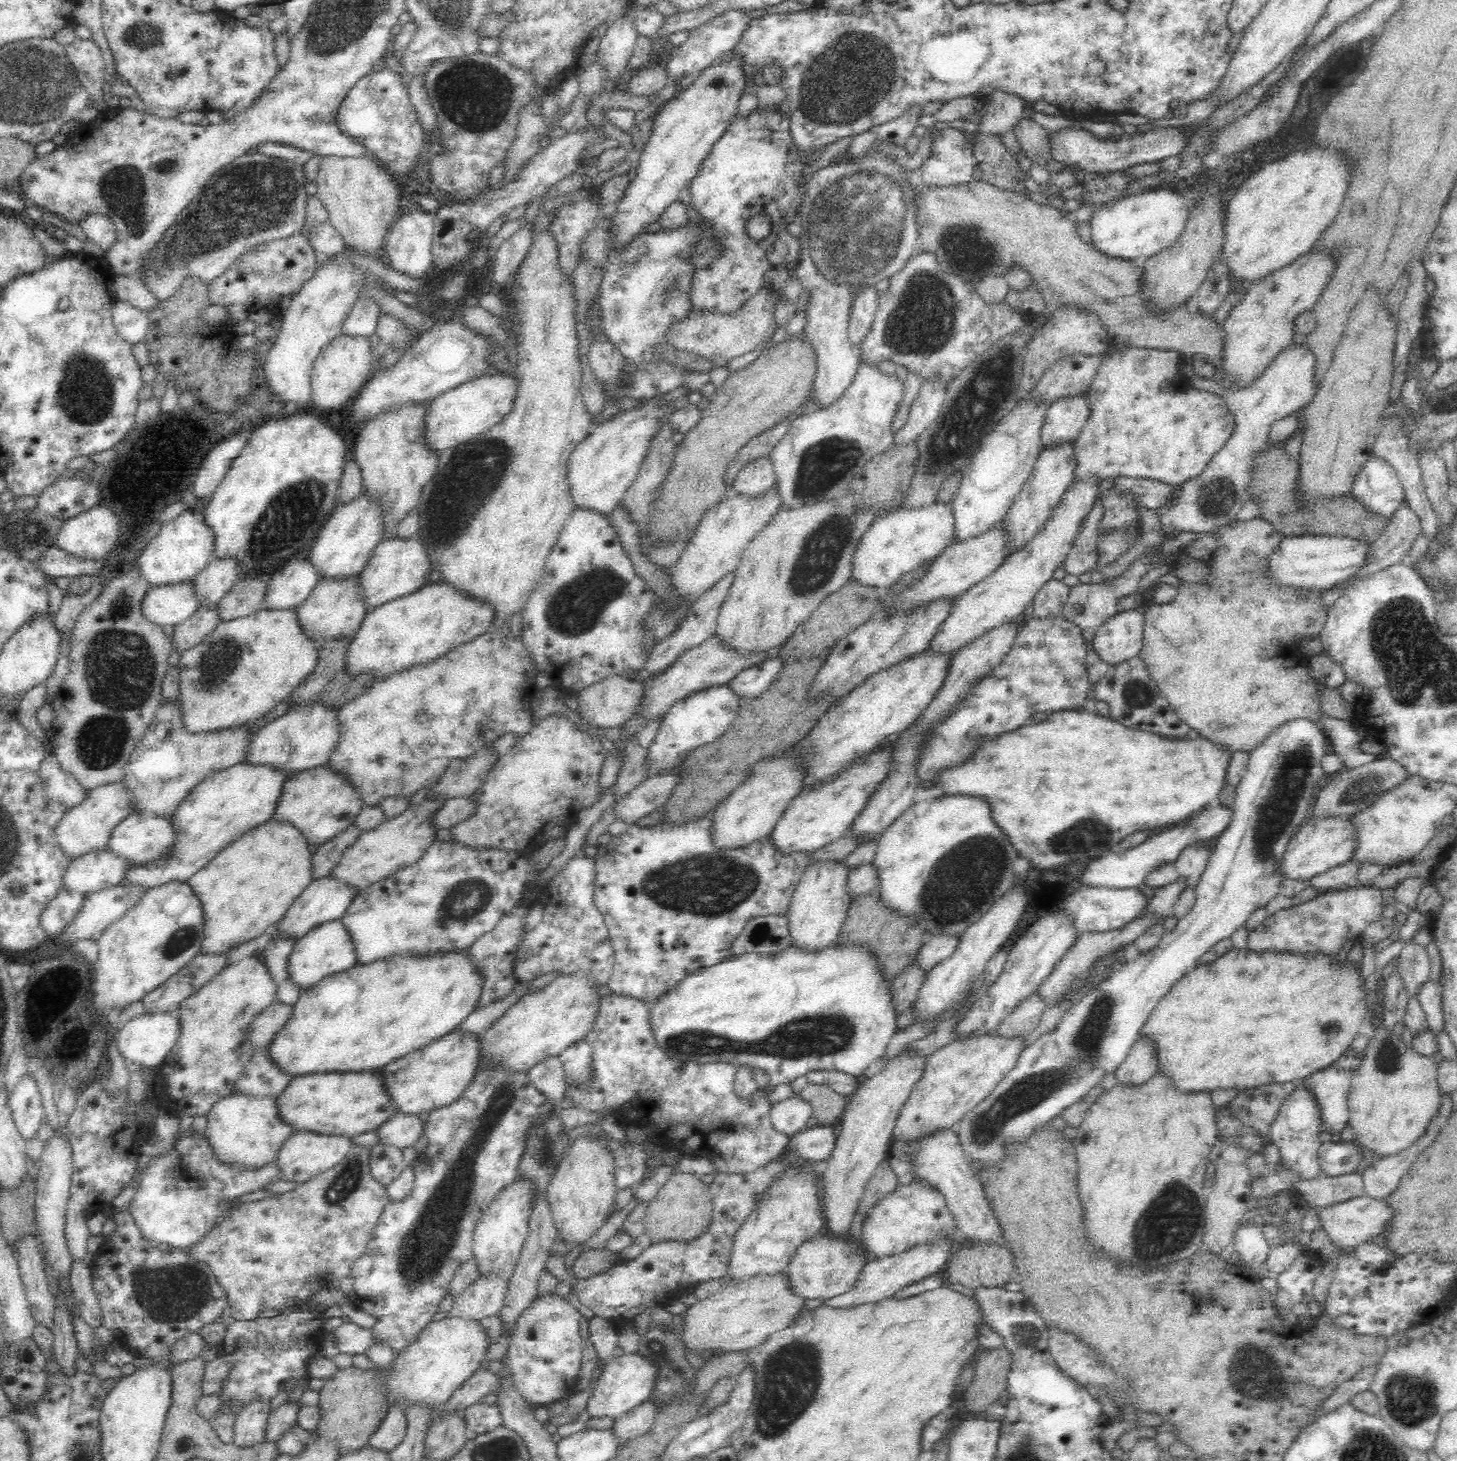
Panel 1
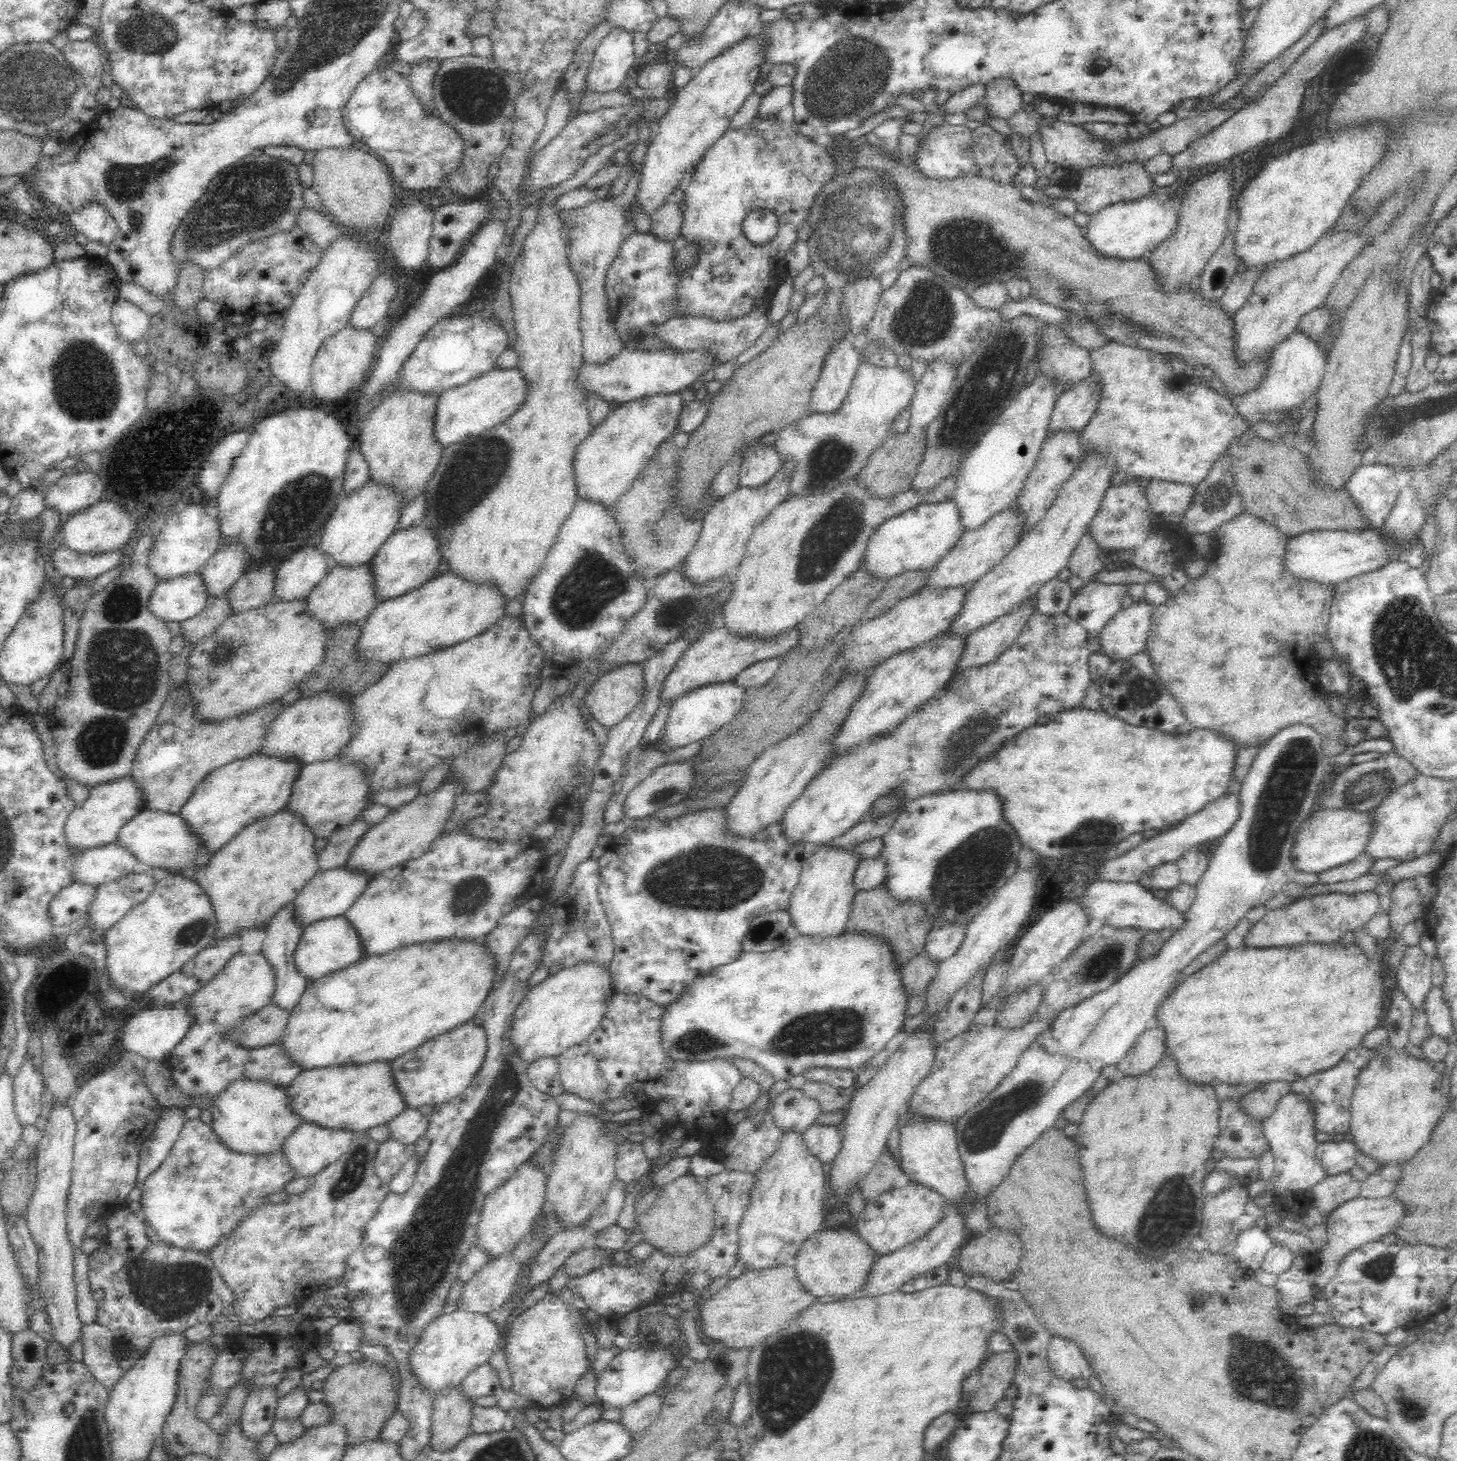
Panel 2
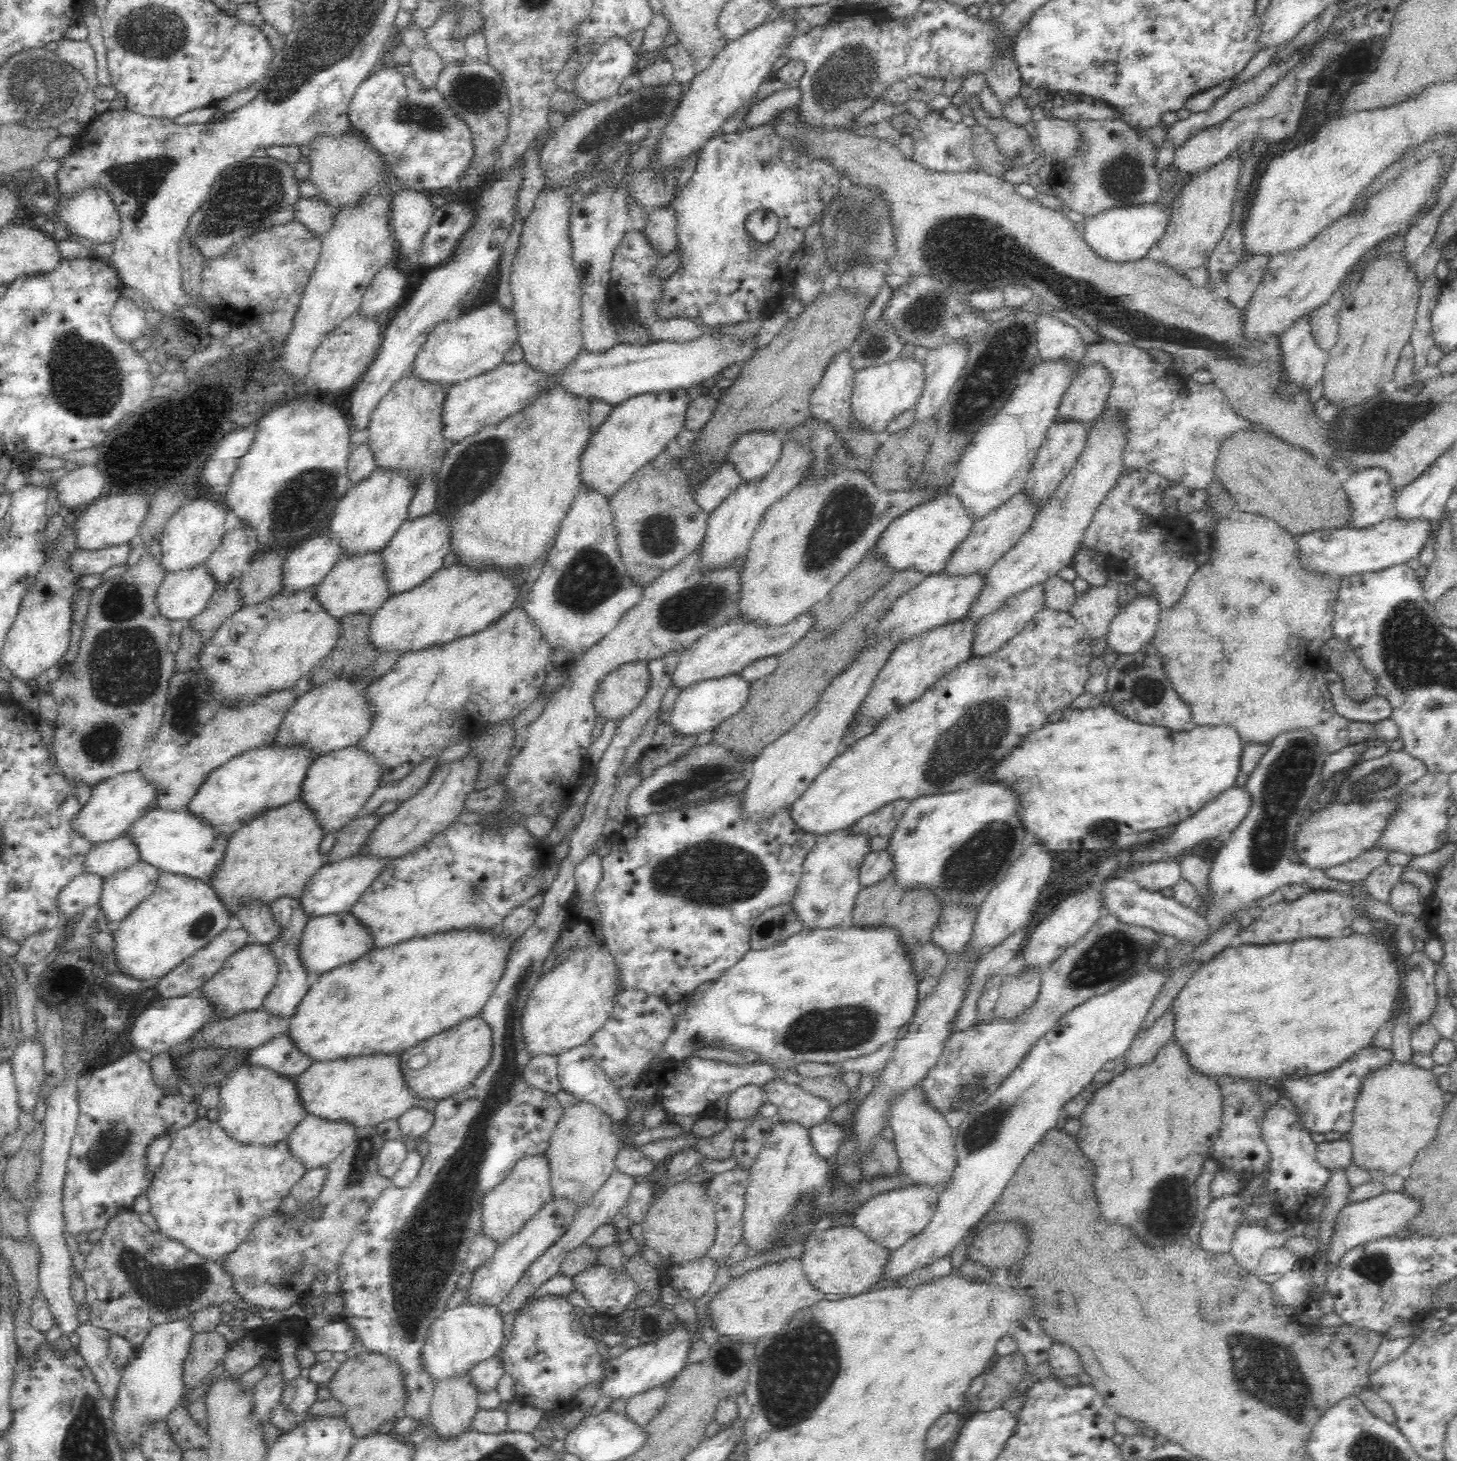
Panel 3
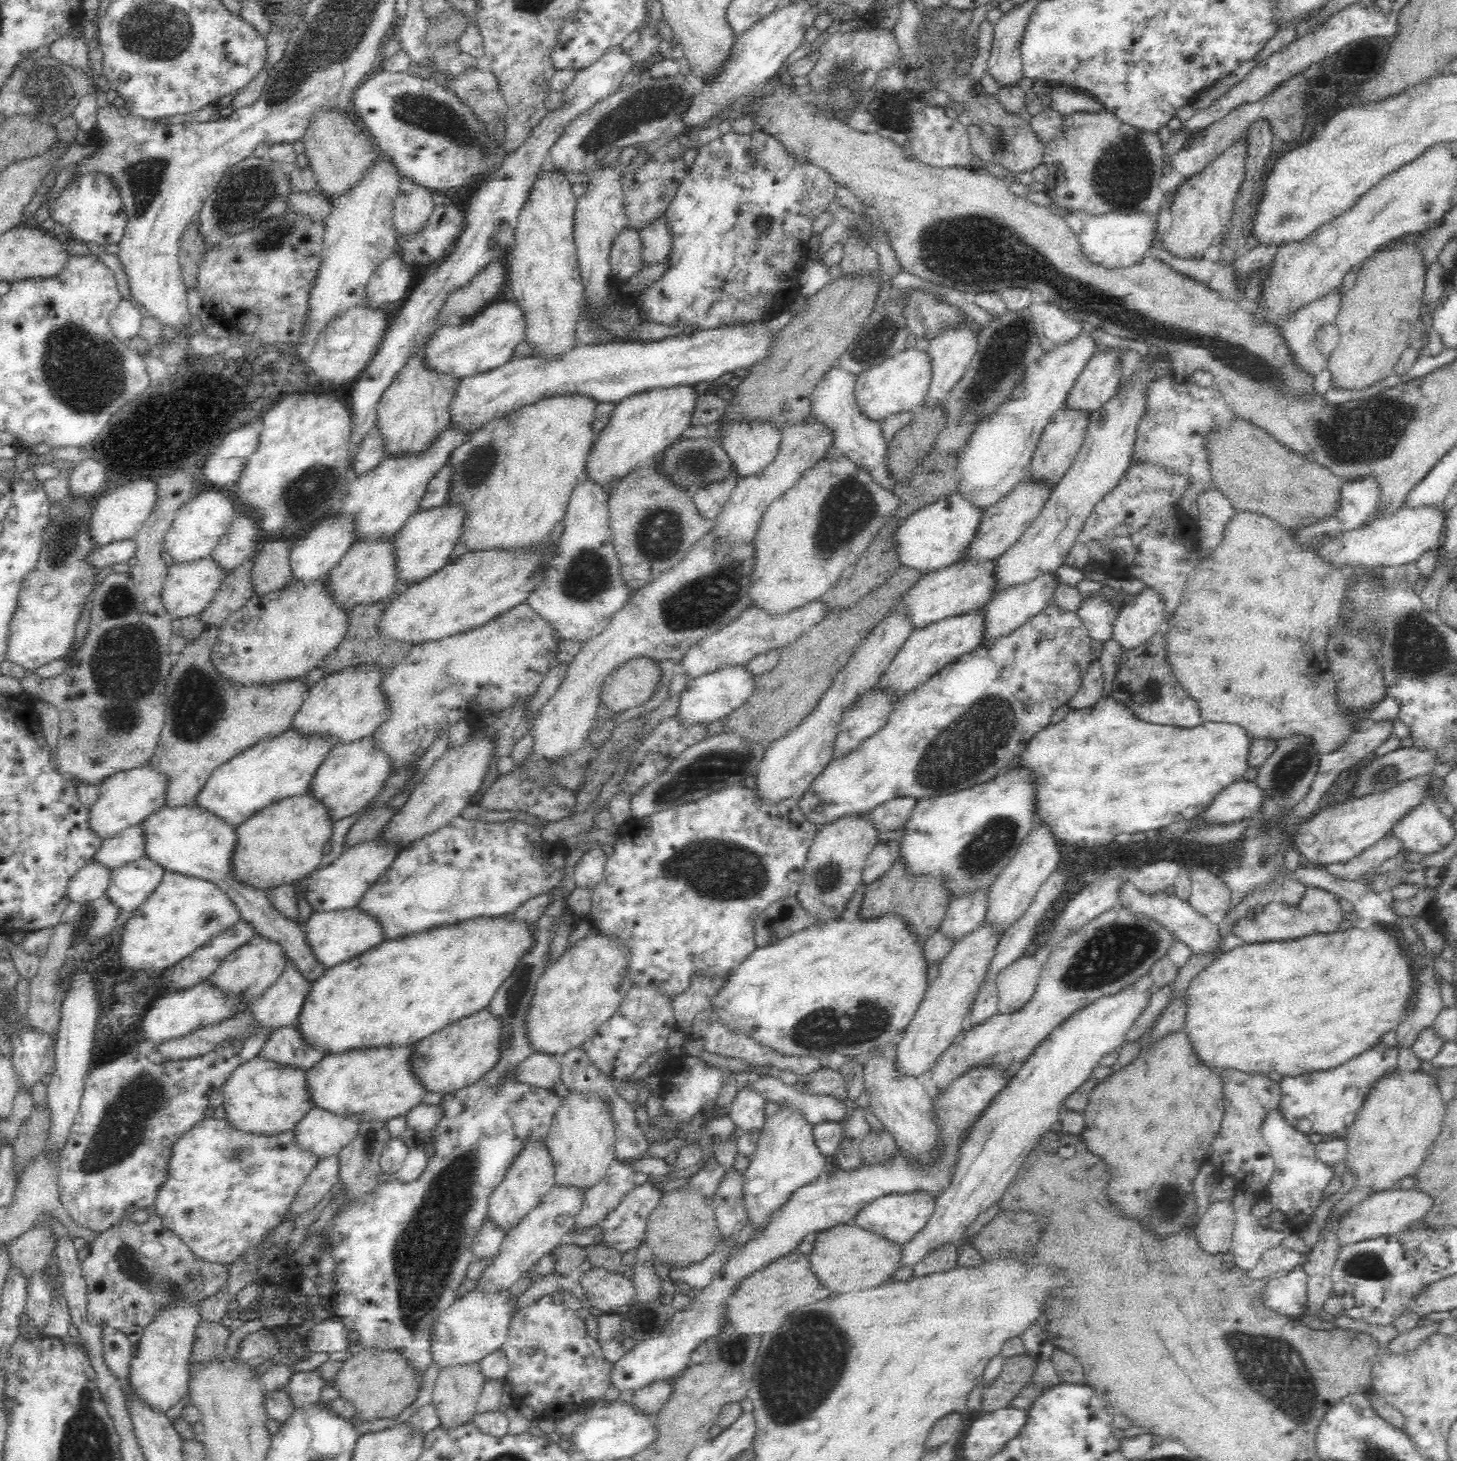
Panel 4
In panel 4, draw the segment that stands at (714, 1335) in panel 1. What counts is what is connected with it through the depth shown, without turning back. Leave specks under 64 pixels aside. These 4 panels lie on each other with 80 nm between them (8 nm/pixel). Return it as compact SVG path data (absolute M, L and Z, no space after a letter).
M792 1252L760 1268L740 1284L734 1297L729 1299L728 1324L733 1324L741 1334L764 1336L774 1333L796 1308L826 1299L831 1292L811 1268L810 1255Z

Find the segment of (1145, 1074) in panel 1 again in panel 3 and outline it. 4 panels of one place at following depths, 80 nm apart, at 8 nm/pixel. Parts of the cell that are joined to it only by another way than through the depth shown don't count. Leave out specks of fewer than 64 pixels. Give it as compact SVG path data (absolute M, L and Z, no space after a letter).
M1170 1007L1160 1018L1156 1019L1148 1030L1136 1034L1129 1049L1123 1054L1123 1058L1128 1061L1128 1066L1149 1063L1155 1057L1158 1049L1167 1040L1174 1037L1176 1020L1178 1020L1176 1011Z

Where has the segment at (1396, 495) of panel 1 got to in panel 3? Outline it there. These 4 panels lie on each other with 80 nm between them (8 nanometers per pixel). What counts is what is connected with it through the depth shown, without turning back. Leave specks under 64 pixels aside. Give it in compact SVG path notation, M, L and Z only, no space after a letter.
M1365 469L1354 473L1346 482L1343 482L1343 489L1347 496L1347 508L1349 508L1349 520L1347 526L1350 528L1366 528L1378 521L1384 520L1386 512L1394 496L1391 494L1391 488L1387 486L1387 476L1382 469Z

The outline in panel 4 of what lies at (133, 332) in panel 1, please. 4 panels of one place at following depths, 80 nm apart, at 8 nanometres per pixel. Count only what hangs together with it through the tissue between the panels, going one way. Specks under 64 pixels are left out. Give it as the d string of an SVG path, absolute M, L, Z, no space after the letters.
M123 298L110 313L109 326L116 339L132 344L139 334L142 318L135 303Z

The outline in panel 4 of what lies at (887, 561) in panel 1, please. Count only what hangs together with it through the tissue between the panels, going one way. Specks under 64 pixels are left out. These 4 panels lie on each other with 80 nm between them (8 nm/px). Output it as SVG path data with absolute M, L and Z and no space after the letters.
M960 492L916 510L893 534L894 544L898 543L895 548L900 555L900 564L927 573L964 559L970 550L970 544L973 544L976 538L984 512L984 507L978 507L966 500Z

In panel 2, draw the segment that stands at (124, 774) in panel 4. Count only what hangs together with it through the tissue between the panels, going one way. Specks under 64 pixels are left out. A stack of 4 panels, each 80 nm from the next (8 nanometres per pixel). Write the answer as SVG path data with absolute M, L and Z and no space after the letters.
M132 775L121 776L91 787L88 798L78 804L66 822L65 832L73 848L86 849L117 841L121 828L146 808L146 791Z

